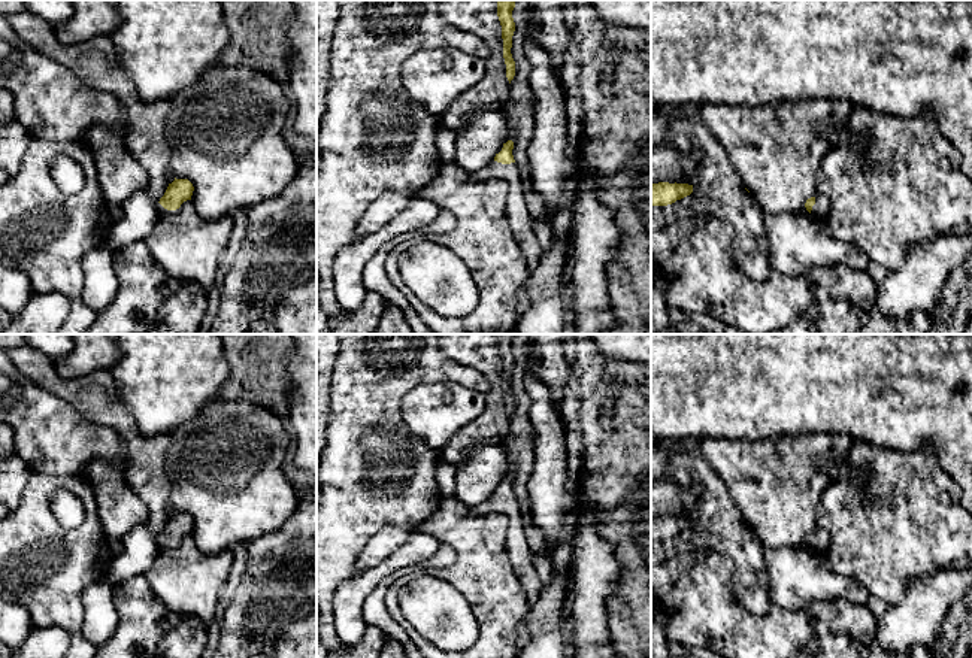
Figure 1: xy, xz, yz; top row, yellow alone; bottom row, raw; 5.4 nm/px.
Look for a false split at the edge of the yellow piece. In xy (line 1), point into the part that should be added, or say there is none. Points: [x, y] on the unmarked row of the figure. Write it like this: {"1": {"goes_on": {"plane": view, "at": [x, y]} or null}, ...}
{"1": {"goes_on": {"plane": "xy", "at": [160, 542]}}}

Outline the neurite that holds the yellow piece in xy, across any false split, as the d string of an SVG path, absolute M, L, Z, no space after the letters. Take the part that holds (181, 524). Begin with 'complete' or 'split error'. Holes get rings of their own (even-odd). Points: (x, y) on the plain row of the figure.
split error; M175 512L157 539L160 549L175 548L184 536L191 534L193 525L194 521L188 513Z

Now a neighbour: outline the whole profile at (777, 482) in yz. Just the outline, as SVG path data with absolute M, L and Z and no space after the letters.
M809 434L800 437L766 437L760 440L706 437L700 451L705 460L724 480L744 521L757 533L767 548L809 548L805 542L808 533L817 530L817 509L830 480L821 470L824 458L839 463L848 452L853 440L844 434Z

